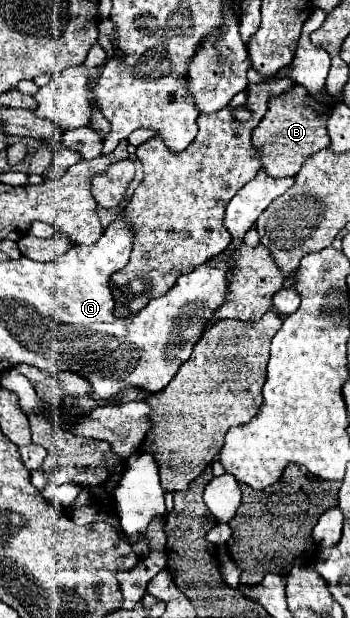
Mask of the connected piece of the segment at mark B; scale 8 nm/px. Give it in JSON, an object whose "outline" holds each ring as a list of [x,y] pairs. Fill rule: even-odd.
{"outline":[[[294,85],[290,91],[278,97],[272,97],[266,115],[252,131],[252,147],[258,153],[262,169],[270,177],[294,177],[310,155],[328,147],[330,139],[326,135],[326,121],[330,113],[332,105],[314,101],[300,85]]]}

